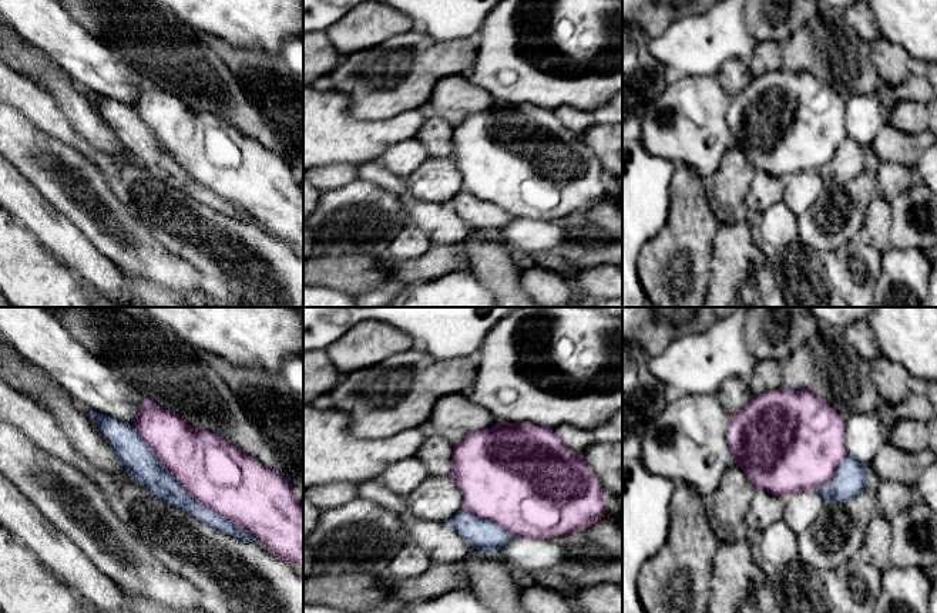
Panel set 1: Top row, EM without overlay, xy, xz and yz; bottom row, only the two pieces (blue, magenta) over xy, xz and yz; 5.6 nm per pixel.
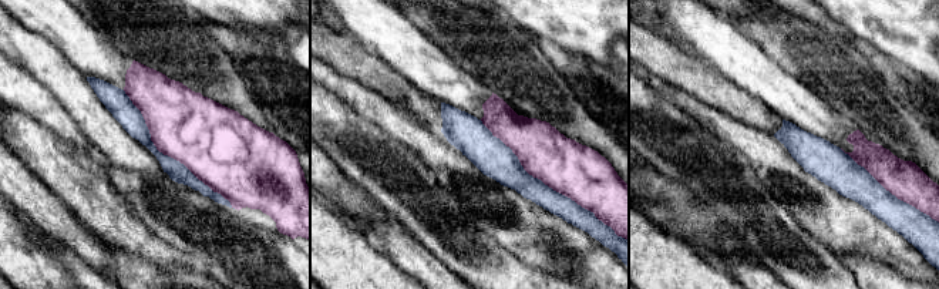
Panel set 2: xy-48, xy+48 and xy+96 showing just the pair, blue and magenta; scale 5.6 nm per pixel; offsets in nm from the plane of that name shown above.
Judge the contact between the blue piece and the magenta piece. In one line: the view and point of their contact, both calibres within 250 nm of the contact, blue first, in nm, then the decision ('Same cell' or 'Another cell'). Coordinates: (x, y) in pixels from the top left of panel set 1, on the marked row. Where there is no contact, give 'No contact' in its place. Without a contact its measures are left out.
Touches blue at xy (187, 492). Thickness 160 nm (blue) against 380 nm. Another cell

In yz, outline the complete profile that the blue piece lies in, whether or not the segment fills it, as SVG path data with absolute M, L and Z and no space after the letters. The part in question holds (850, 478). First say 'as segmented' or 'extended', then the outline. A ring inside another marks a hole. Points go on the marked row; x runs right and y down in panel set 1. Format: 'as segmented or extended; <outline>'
as segmented; M846 455L839 464L834 476L819 492L826 505L843 503L857 496L870 484L869 471L853 457Z

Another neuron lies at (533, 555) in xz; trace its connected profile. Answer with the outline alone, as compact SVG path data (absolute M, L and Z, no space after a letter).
M517 536L510 543L491 552L494 558L504 562L510 569L530 573L562 570L568 560L567 550L560 538L540 539Z

